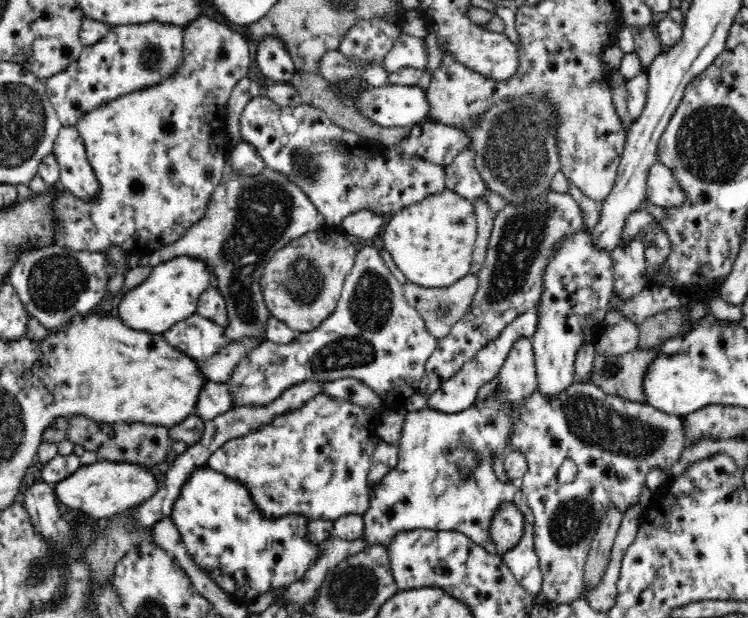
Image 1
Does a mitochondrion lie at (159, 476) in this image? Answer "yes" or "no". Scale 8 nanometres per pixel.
no

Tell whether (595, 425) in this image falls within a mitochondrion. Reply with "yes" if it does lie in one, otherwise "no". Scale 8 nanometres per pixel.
yes

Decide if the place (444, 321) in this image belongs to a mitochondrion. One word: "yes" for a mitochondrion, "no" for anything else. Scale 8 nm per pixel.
no

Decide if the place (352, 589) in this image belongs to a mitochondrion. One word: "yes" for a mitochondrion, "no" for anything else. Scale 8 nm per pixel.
yes

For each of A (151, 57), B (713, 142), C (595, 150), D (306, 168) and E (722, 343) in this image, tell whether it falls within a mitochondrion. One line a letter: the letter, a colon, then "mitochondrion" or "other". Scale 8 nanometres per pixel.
A: mitochondrion
B: mitochondrion
C: other
D: mitochondrion
E: other

